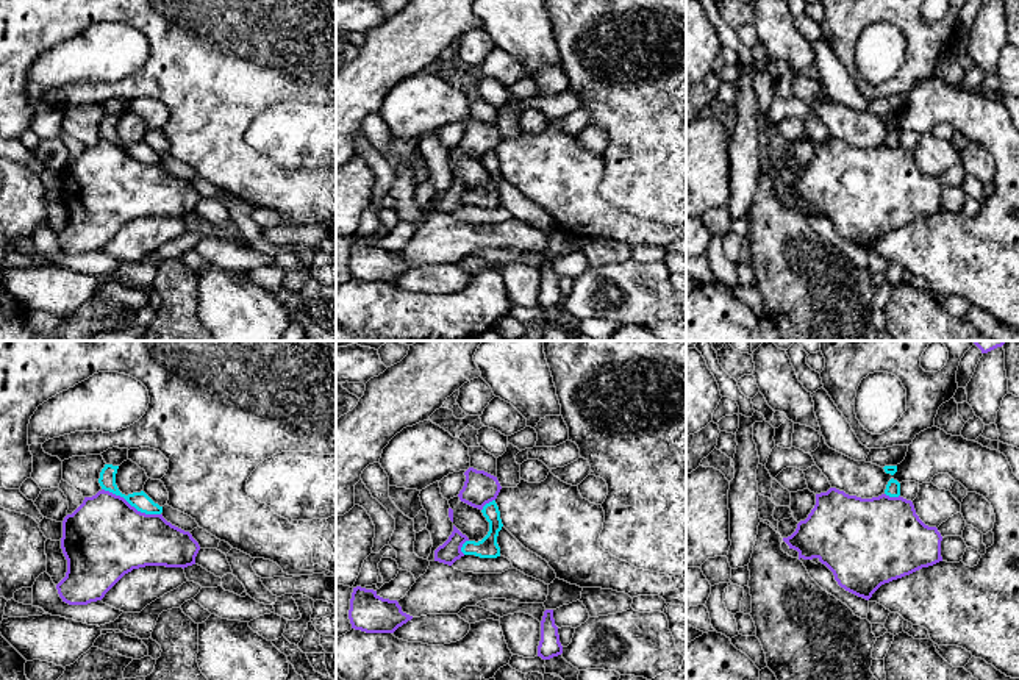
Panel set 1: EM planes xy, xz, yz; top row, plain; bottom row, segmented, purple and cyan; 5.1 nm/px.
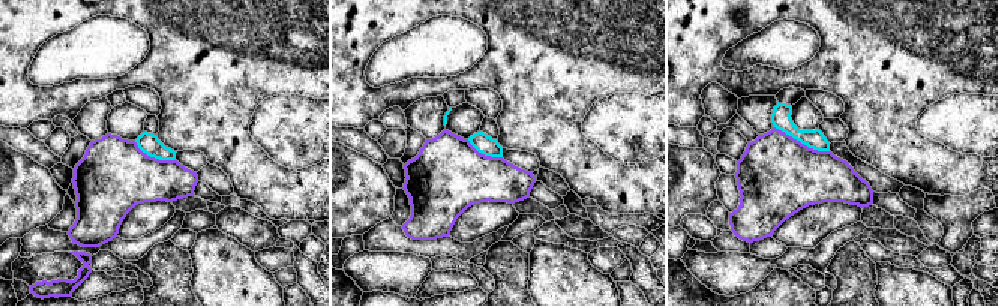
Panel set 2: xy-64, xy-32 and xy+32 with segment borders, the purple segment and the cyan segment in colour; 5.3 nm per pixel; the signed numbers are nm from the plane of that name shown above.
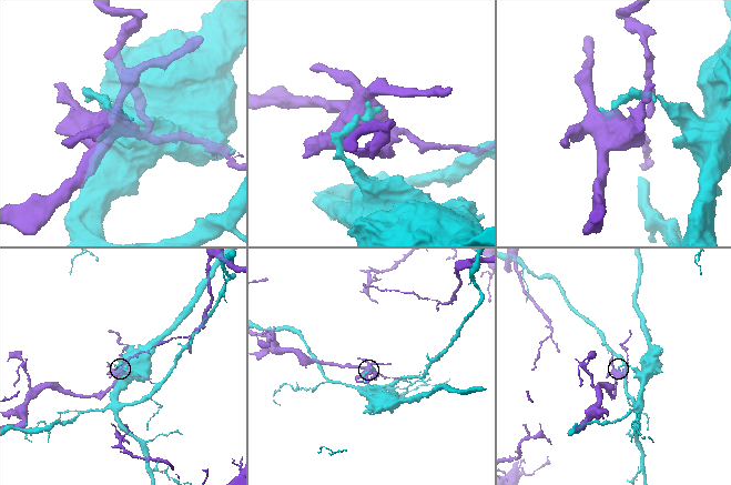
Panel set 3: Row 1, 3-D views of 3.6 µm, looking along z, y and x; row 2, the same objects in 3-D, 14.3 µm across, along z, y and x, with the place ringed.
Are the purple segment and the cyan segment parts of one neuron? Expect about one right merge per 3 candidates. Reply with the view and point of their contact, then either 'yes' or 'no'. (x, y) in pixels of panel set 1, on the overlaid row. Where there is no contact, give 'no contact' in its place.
meets purple in xy at (130, 505); no

